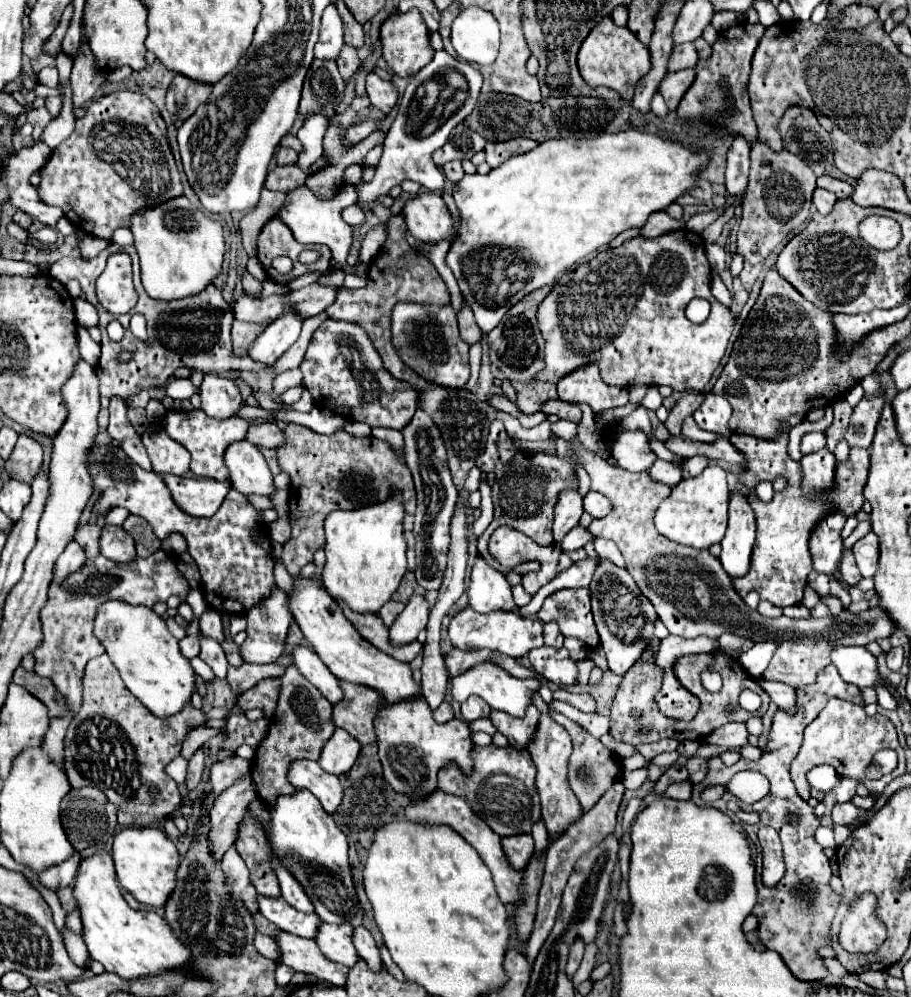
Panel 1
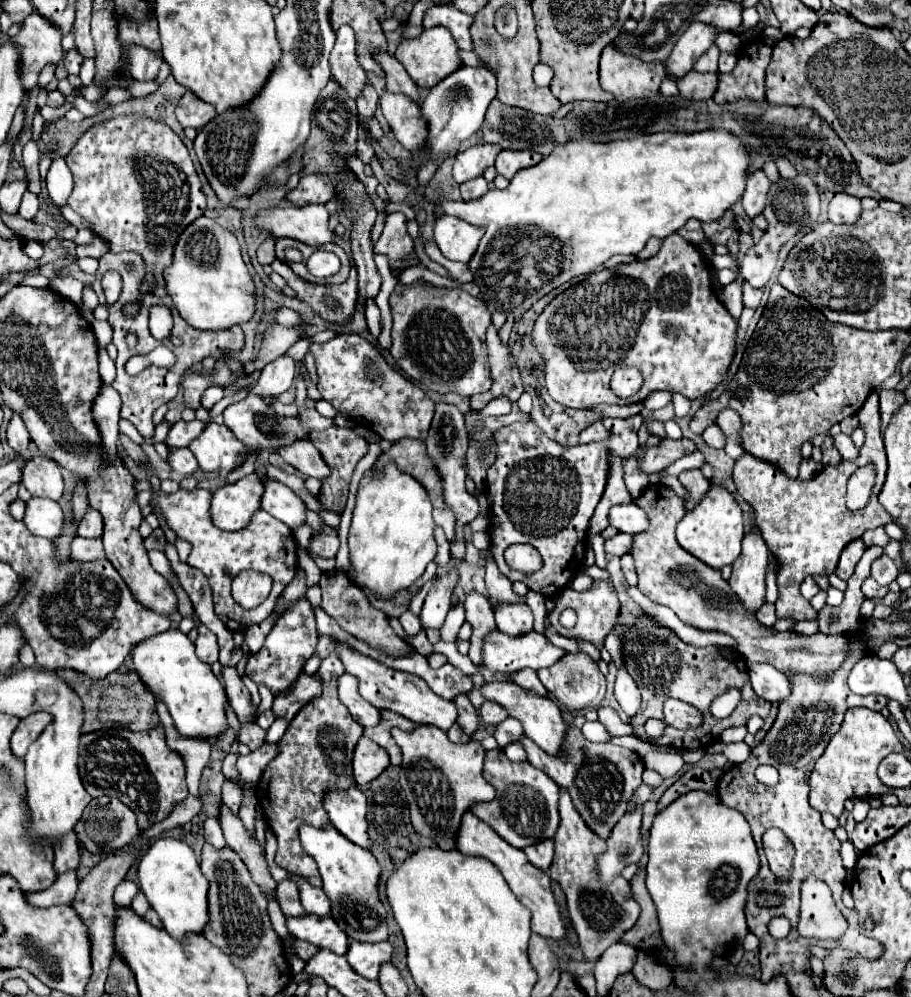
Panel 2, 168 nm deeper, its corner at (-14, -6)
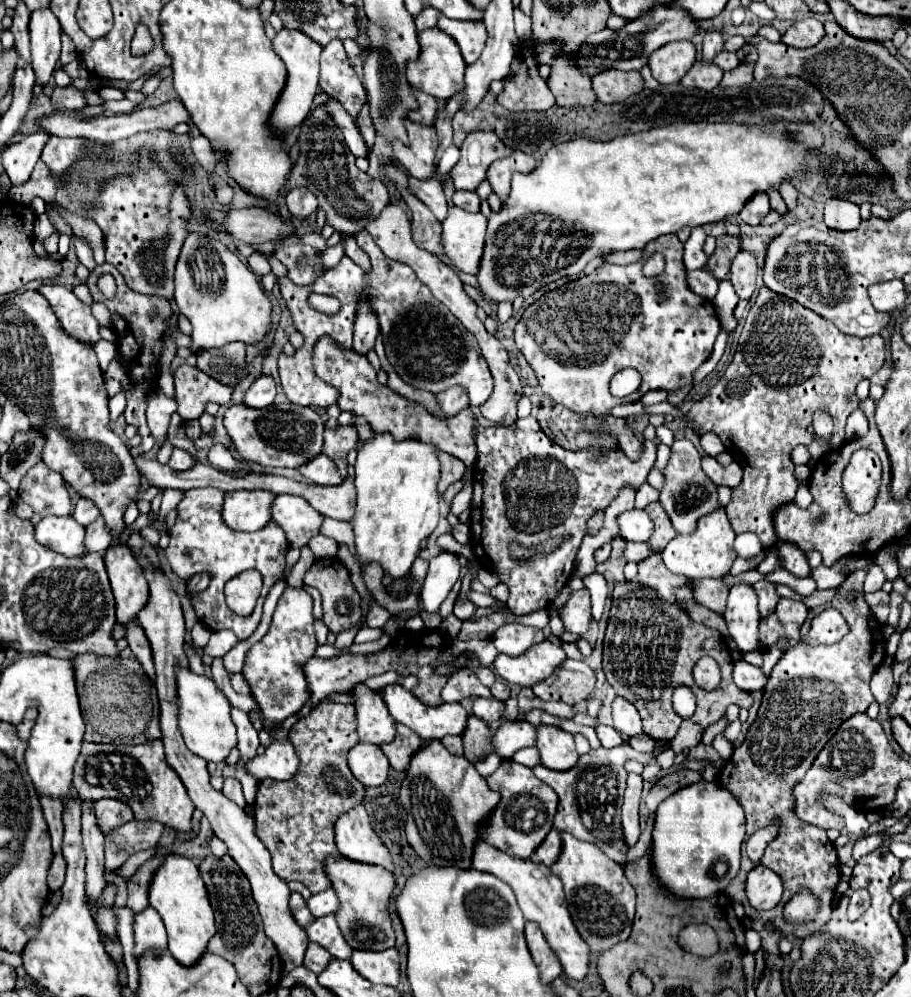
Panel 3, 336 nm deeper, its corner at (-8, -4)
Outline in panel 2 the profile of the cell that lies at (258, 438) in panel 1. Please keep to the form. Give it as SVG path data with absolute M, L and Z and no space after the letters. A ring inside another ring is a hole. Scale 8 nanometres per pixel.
M295 441L291 447L279 449L279 455L307 477L327 479L331 475L331 469L325 465L321 453L311 445L311 441Z

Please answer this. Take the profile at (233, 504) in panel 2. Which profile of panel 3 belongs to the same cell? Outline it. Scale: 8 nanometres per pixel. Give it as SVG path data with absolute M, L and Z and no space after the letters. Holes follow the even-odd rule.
M231 491L223 499L223 521L233 531L259 531L271 521L269 507L273 493L269 491Z

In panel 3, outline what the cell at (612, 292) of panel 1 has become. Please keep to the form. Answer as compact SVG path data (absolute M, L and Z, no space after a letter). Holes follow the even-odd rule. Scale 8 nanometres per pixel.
M661 235L643 249L641 261L621 267L603 263L591 275L565 283L555 291L545 293L531 303L515 327L517 349L533 367L541 391L555 403L579 415L609 415L619 403L639 401L651 389L679 391L693 385L695 371L711 357L713 343L721 325L715 307L709 299L693 293L687 285L687 271L683 265L683 243L677 235ZM661 253L665 257L665 271L657 277L645 277L643 265L647 257ZM623 367L633 367L641 373L641 387L629 397L615 399L609 393L609 379Z

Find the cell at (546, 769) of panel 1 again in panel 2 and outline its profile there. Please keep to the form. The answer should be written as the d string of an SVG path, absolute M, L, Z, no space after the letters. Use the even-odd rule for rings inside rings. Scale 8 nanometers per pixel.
M561 789L559 813L561 823L555 833L555 859L549 869L549 875L555 883L559 883L567 897L569 917L573 929L579 935L579 945L585 959L597 961L609 945L617 943L623 933L635 925L639 917L639 903L633 899L629 881L625 881L621 875L611 883L603 883L599 881L599 877L595 877L595 857L599 857L599 853L607 849L607 845L591 829L587 829L565 789Z

